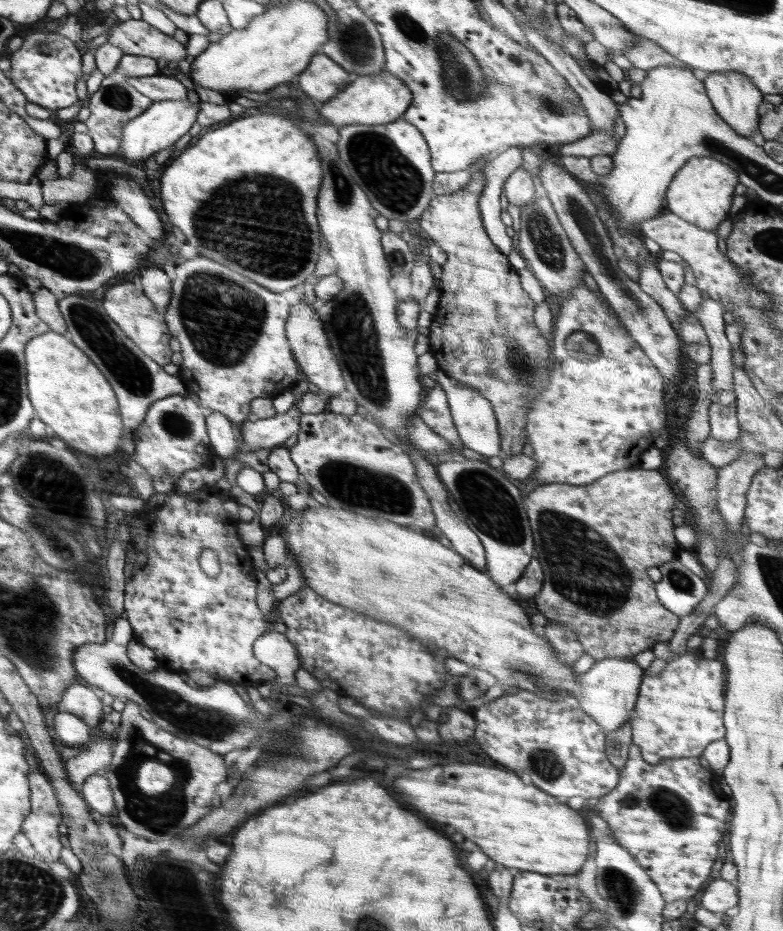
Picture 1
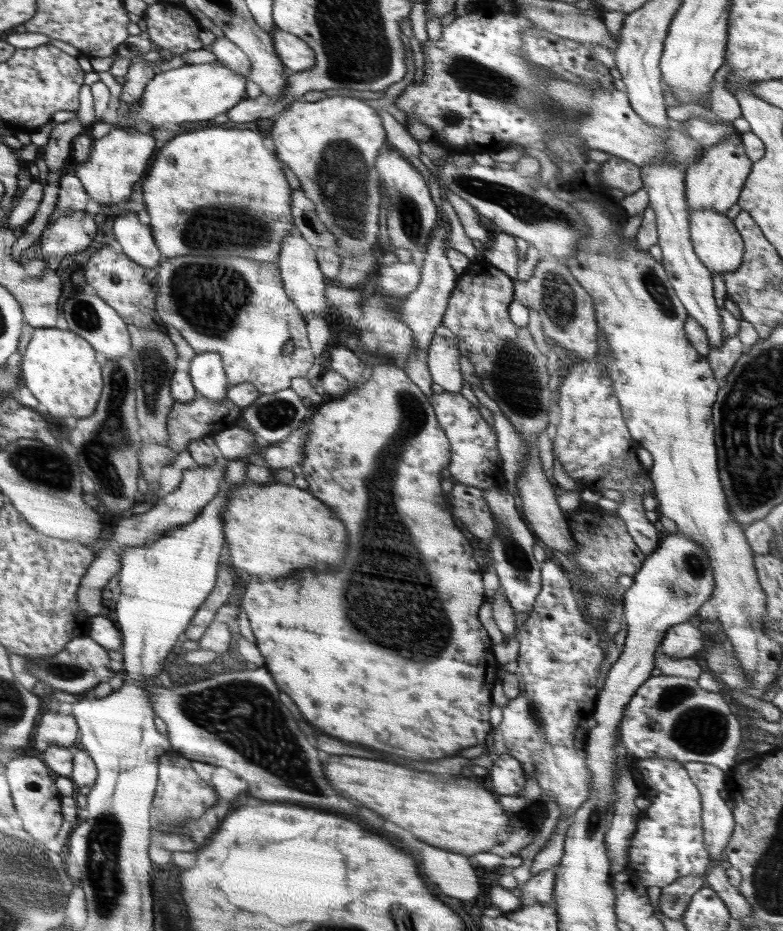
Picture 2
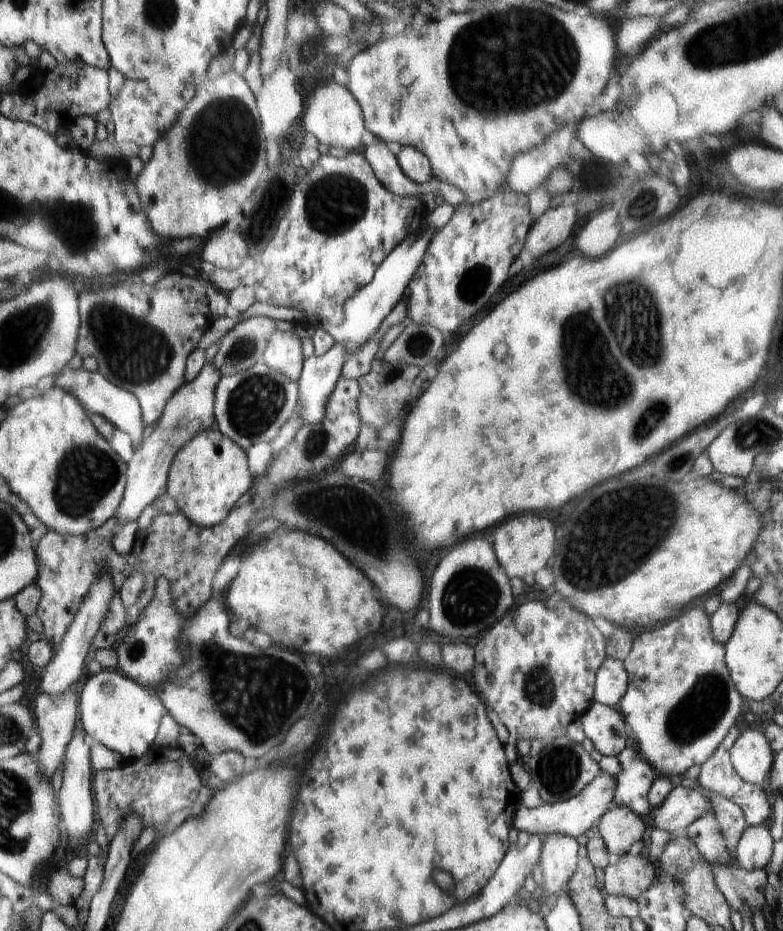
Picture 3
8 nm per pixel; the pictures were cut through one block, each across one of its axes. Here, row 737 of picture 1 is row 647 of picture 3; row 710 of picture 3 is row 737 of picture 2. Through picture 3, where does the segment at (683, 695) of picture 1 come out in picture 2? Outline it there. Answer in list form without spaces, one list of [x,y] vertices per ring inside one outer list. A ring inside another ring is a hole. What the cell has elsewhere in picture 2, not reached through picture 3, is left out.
[[[659,675],[645,680],[626,705],[618,733],[627,758],[702,762],[724,772],[738,764],[736,756],[742,745],[740,722],[722,695],[702,689],[697,679],[682,676]]]

